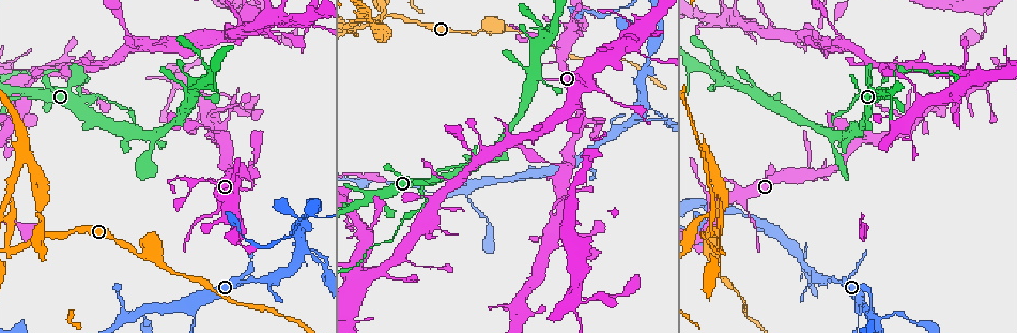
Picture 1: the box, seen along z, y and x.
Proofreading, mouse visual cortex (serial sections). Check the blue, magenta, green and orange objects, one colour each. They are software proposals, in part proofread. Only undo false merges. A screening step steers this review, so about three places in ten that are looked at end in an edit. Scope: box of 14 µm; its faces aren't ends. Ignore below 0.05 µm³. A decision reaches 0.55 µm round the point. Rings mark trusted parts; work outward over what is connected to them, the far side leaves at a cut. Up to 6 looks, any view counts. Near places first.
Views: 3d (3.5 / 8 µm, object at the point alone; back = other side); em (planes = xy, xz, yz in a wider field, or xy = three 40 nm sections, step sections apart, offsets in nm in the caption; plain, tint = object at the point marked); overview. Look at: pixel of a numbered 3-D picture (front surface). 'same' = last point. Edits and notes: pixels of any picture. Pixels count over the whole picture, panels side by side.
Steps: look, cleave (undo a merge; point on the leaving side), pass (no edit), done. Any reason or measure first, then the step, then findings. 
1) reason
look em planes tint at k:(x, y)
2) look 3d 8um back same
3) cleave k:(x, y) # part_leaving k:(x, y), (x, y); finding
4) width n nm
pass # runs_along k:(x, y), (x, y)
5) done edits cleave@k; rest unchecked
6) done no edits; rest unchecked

branch point
look 3d 8um at 1:(795, 249)

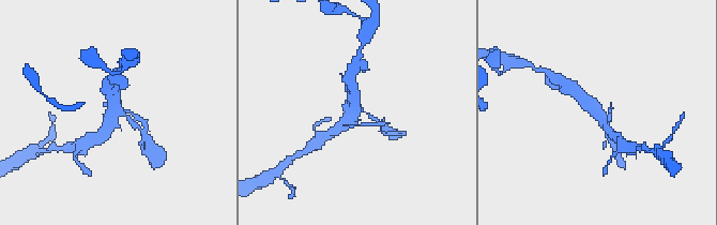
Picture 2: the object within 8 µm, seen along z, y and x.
look 3d 3.5um at 2:(356, 109)

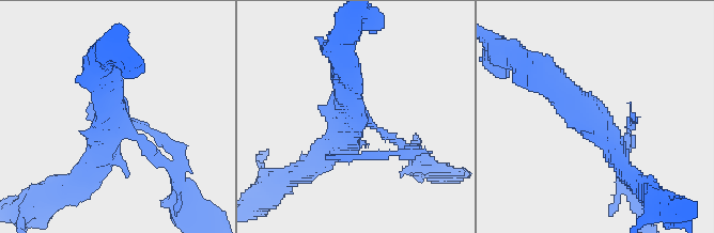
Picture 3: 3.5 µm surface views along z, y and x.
arms 3; arm_widths 150, 300, 350 nm
look em xy step 3 tint at 3:(354, 121)

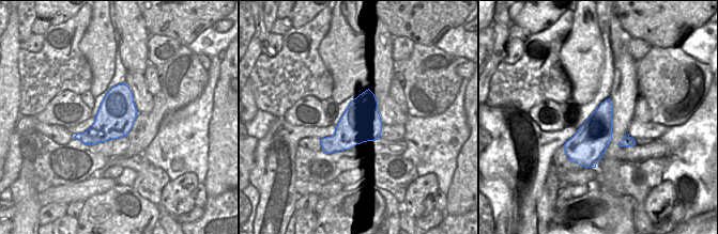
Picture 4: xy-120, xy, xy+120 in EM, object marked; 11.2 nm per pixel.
width 440 nm
pass # runs_along 3:(634, 180), (609, 140), (548, 75); one cell here

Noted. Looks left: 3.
abrupt turn
look 3d 3.5um at 1:(805, 176)

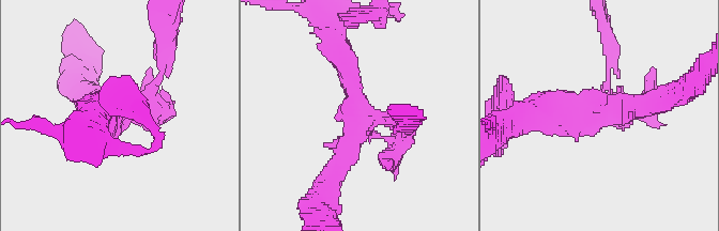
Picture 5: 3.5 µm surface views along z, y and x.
arms 4; arm_widths 100, 250, 300, 350 nm
look em xy step 1 tint at 5:(600, 114)

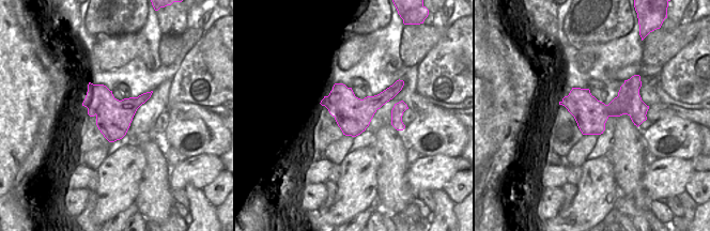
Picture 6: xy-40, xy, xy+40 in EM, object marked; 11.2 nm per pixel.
another direction
look em xy step 2 tint same

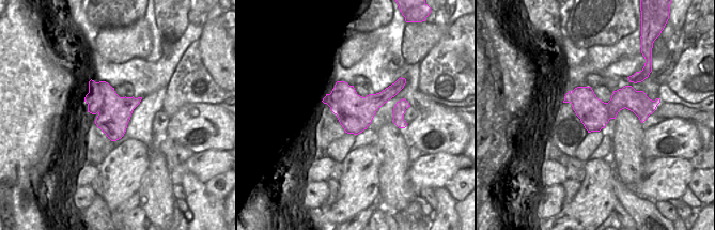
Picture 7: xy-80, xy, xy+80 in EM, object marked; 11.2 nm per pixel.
cleave 5:(147, 79) # a second cell is stuck on

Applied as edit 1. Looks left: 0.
done edits cleave@5; rest unchecked

